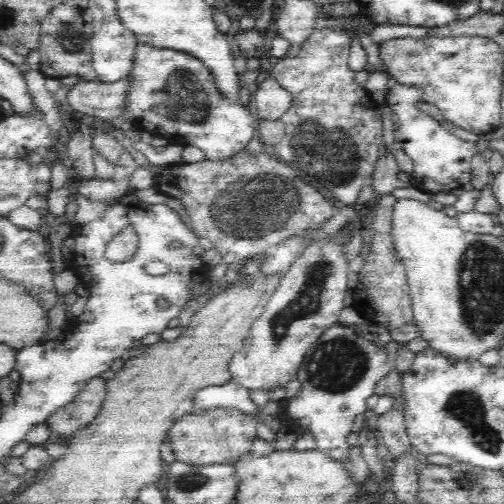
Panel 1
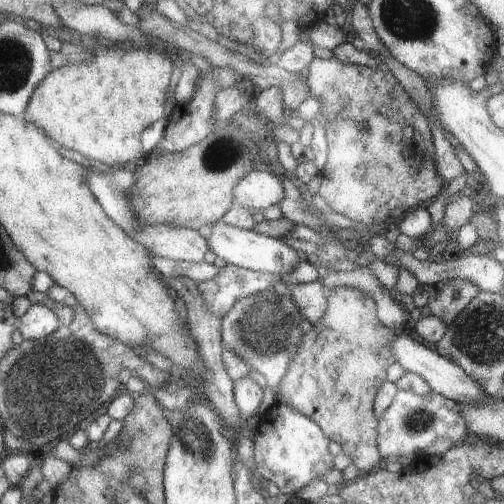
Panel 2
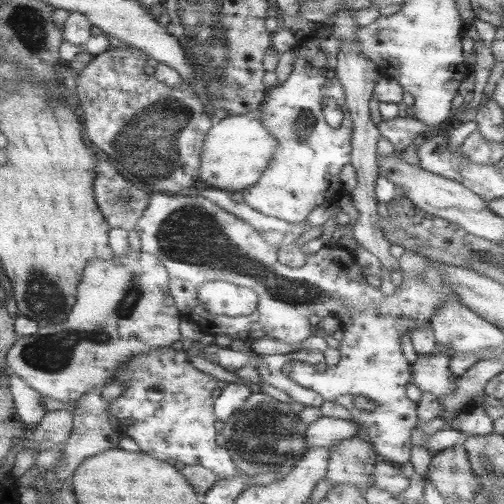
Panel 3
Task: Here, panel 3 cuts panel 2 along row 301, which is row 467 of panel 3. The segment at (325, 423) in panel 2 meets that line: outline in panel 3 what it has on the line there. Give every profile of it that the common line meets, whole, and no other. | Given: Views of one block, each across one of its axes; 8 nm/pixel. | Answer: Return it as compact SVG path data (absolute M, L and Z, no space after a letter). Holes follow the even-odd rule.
M363 436L345 438L329 446L325 480L331 488L339 484L353 484L361 492L365 492L371 486L371 472L375 468L375 462L377 454Z

